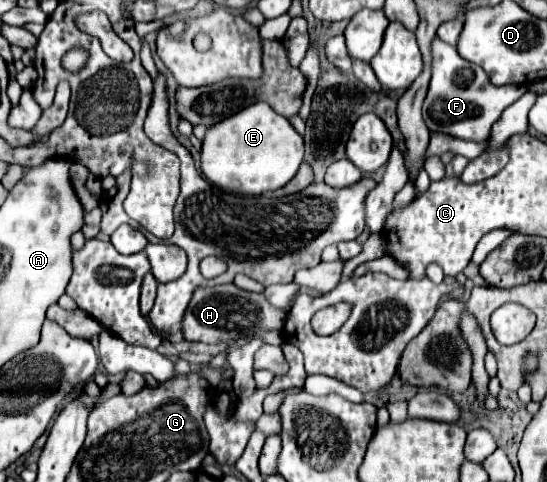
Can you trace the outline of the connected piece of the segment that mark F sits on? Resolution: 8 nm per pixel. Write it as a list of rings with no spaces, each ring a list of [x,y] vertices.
[[[438,37],[434,39],[434,43],[430,43],[430,53],[432,79],[422,107],[422,115],[430,133],[444,133],[478,143],[486,141],[490,137],[492,123],[502,115],[502,111],[528,91],[526,85],[492,85],[482,67],[462,59],[452,45],[442,43]]]

